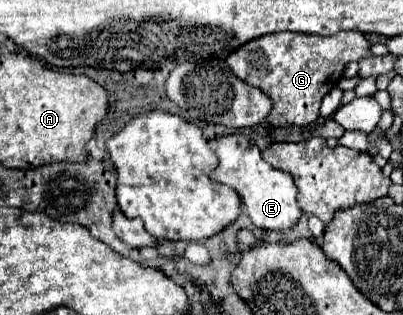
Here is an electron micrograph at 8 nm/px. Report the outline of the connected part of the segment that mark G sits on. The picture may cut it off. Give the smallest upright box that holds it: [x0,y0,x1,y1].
[226,33,372,125]

